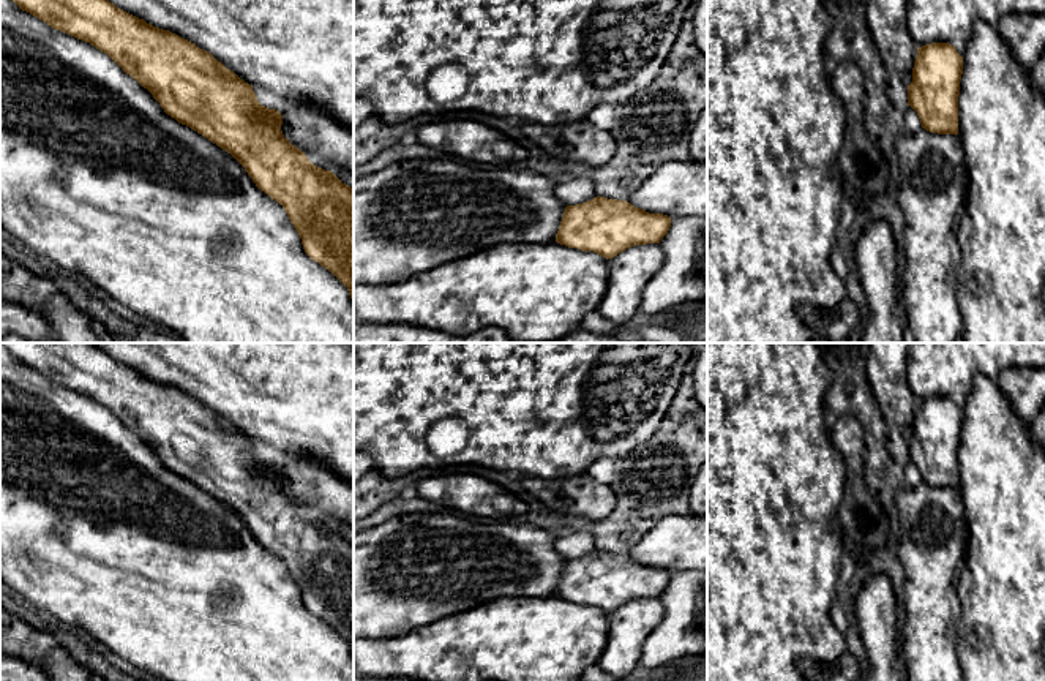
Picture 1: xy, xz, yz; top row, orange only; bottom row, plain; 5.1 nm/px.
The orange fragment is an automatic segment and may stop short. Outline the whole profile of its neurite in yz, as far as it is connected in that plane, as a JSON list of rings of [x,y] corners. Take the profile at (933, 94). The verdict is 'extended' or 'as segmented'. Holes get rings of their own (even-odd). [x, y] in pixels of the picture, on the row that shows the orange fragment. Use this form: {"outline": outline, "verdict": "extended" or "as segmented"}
{"outline": [[[949,43],[917,47],[908,106],[922,123],[916,134],[900,134],[895,152],[900,163],[898,205],[905,216],[906,270],[901,297],[917,343],[953,343],[963,333],[963,314],[957,302],[960,264],[958,228],[968,193],[966,158],[958,137],[958,95],[963,57]]], "verdict": "extended"}

